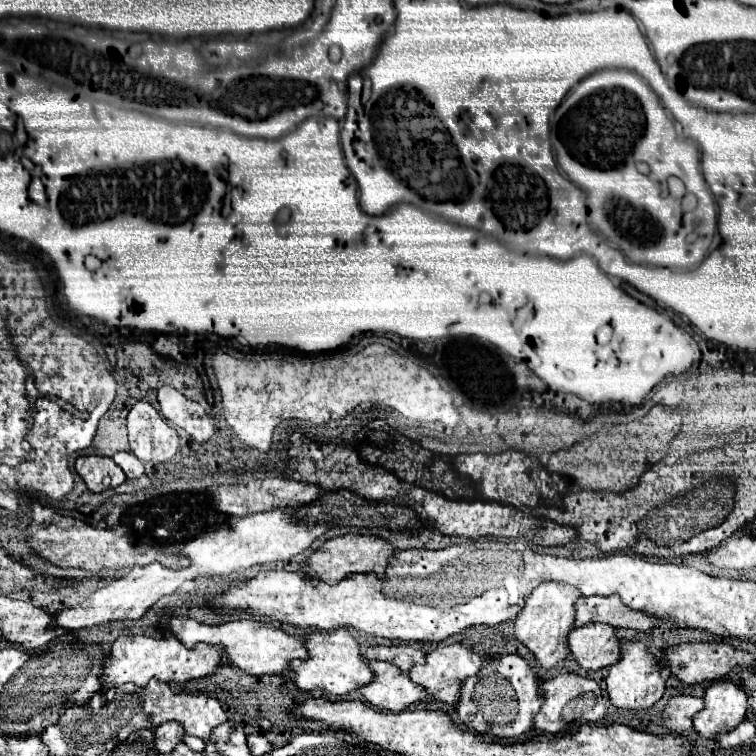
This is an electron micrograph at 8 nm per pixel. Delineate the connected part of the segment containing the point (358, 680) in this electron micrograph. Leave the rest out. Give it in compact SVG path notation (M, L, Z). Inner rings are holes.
M348 629L310 633L304 639L304 645L308 649L308 659L306 661L290 661L290 671L294 673L292 681L302 691L322 689L328 695L342 697L342 695L348 695L354 689L360 689L362 685L370 683L370 677L374 677L370 673L368 663L360 655L356 639L352 637L352 633Z

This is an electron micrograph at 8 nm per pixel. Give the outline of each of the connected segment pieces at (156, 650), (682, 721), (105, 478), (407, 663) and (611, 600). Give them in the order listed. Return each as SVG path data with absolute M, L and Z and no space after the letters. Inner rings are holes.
M118 637L112 643L112 651L108 659L102 663L102 689L114 689L124 683L134 683L138 687L146 687L150 679L164 683L186 683L198 677L210 675L222 661L222 649L214 649L212 645L196 645L196 649L186 649L174 637Z
M676 695L670 697L664 709L664 725L674 733L688 733L692 729L692 717L704 707L702 697Z
M84 455L76 459L76 471L84 479L92 493L102 493L108 487L118 487L126 481L126 475L110 457Z
M402 643L402 645L390 645L390 647L382 647L382 645L372 647L364 657L366 657L368 661L372 661L372 659L390 661L390 663L394 663L398 669L402 669L404 673L406 673L408 669L412 669L414 665L418 665L418 663L424 661L424 653L422 653L422 651L418 651L418 649L410 647L410 645L404 645L404 643Z
M580 597L576 601L576 625L586 623L608 623L612 627L628 627L636 631L650 631L658 625L658 617L646 611L630 609L620 597Z

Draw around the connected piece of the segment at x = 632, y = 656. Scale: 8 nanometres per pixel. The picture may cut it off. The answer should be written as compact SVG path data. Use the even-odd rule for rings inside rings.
M630 641L622 647L622 657L608 669L606 677L608 697L616 709L648 709L664 695L664 679L662 667L658 659L648 651L644 643Z

